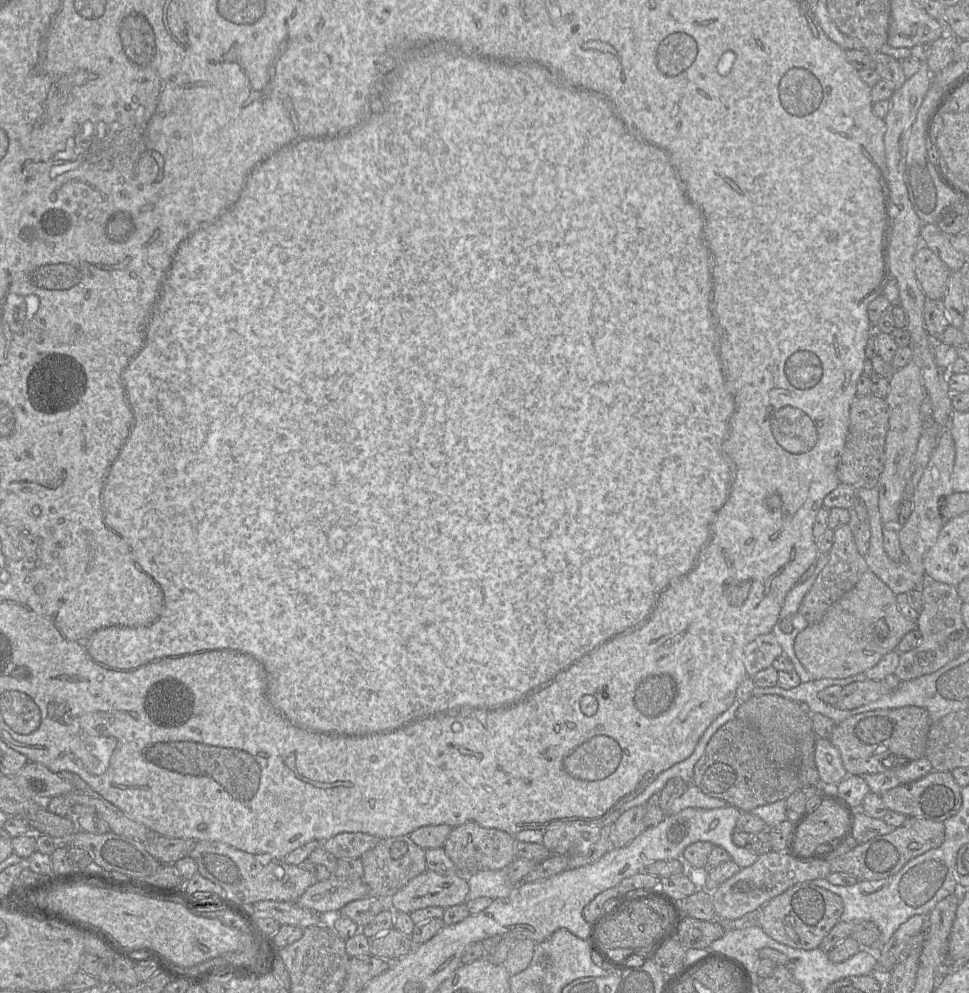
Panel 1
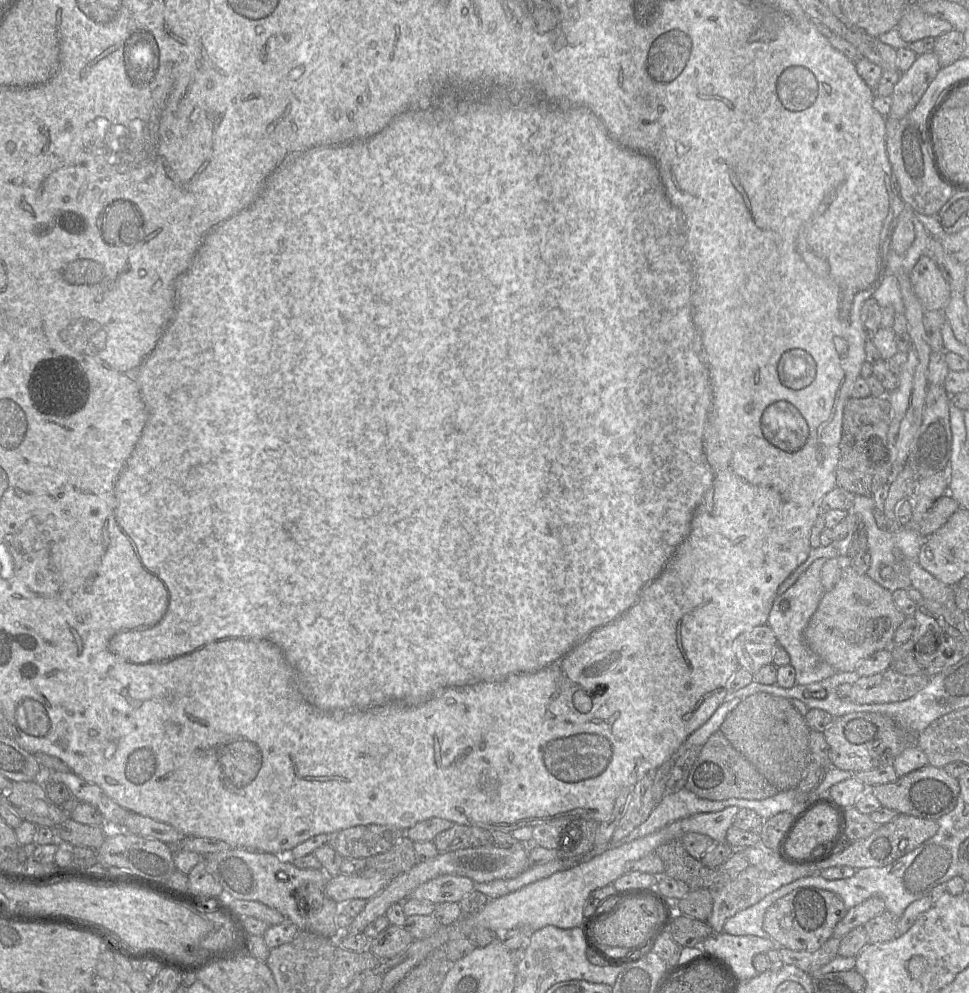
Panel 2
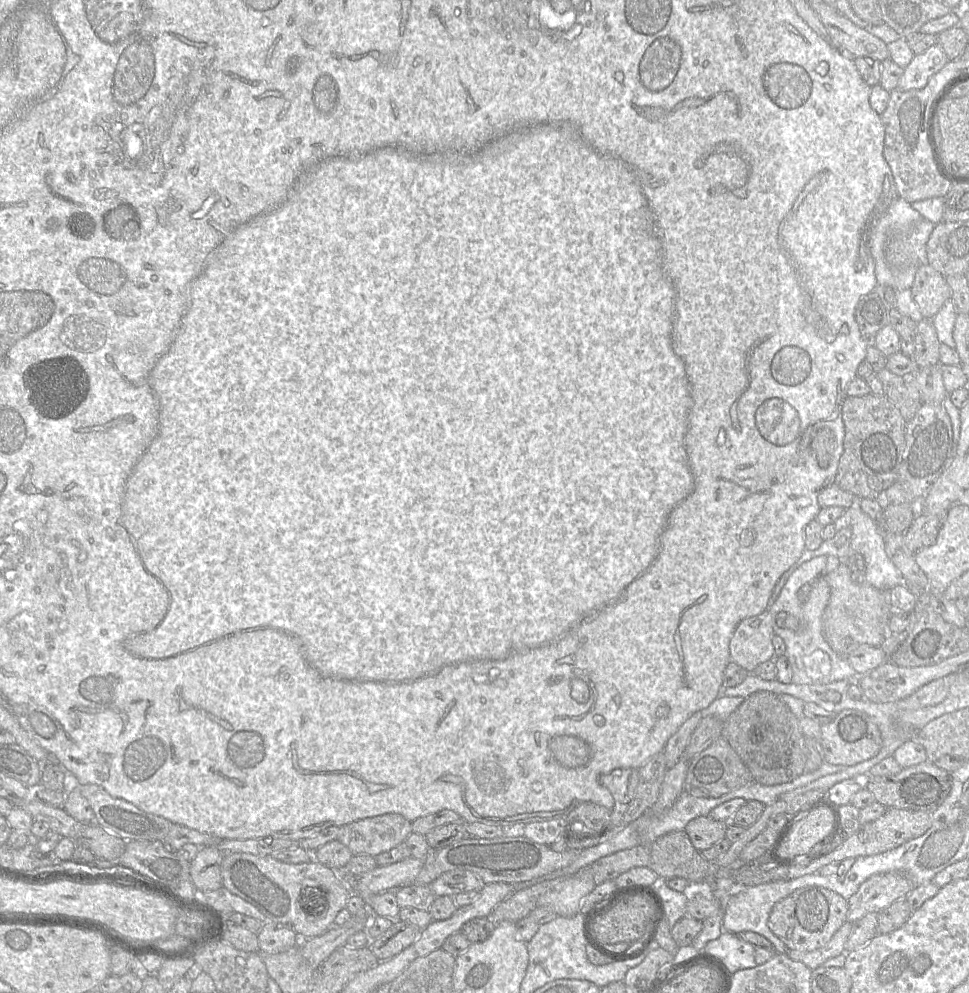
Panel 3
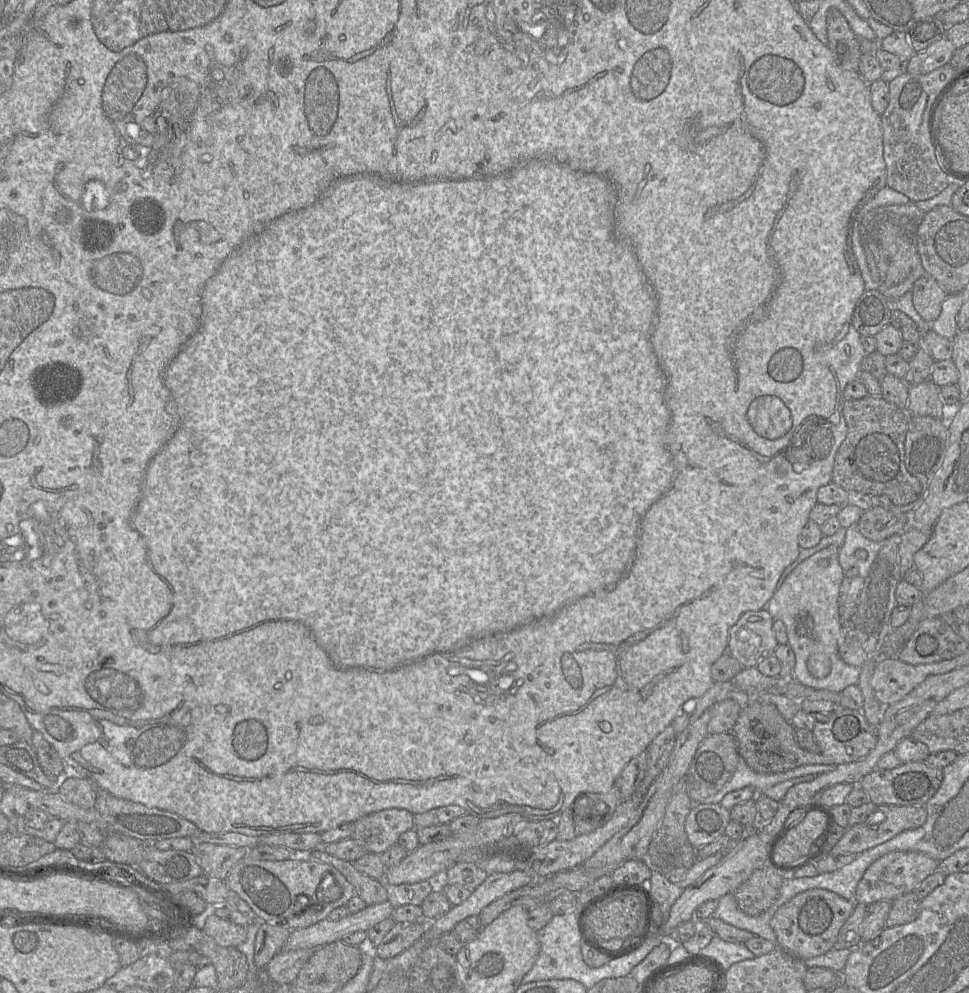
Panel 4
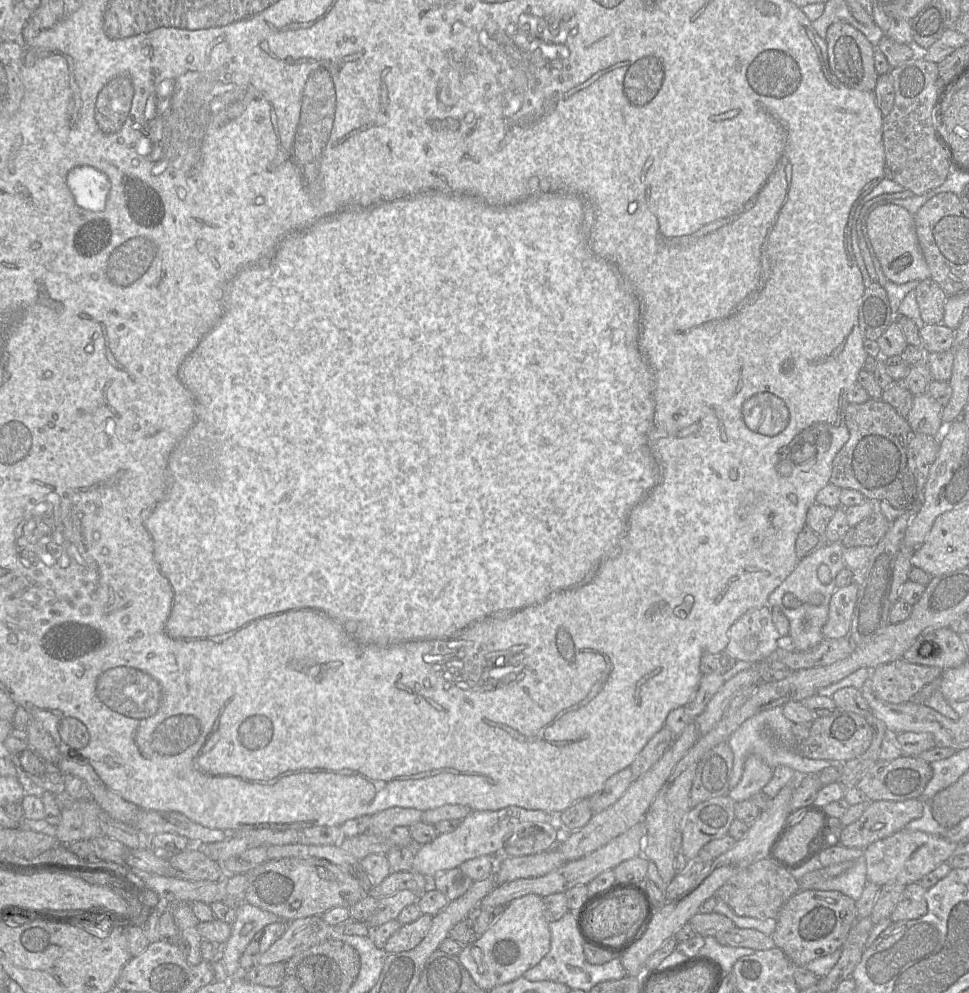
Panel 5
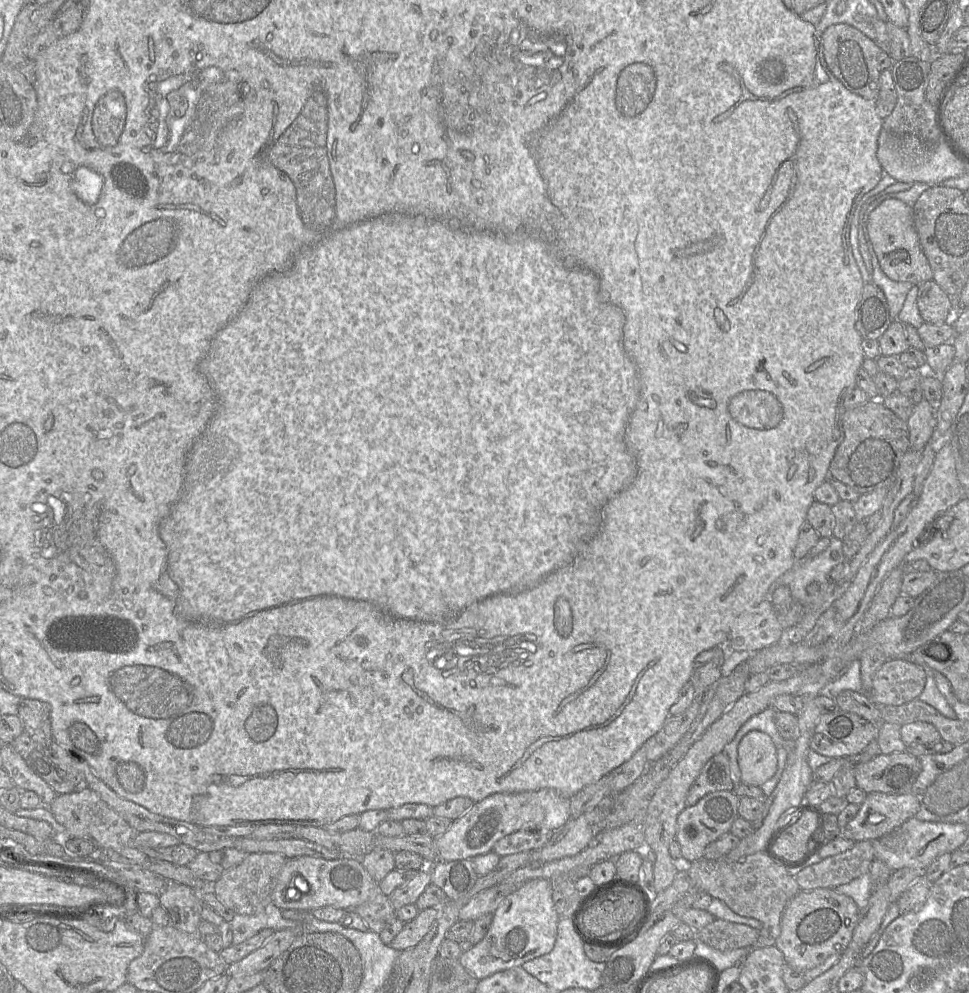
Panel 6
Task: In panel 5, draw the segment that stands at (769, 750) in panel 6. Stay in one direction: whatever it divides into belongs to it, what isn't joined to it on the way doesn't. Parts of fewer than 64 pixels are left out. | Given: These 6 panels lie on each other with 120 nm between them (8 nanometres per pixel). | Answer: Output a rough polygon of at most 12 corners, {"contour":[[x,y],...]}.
{"contour":[[750,755],[739,783],[729,791],[735,802],[762,791],[774,770]]}

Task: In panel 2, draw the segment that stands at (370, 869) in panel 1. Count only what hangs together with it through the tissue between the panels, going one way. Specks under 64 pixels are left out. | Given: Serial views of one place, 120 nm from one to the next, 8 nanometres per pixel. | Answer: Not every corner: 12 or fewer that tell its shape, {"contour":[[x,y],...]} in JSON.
{"contour":[[405,834],[388,851],[366,858],[366,868],[390,879],[416,863]]}

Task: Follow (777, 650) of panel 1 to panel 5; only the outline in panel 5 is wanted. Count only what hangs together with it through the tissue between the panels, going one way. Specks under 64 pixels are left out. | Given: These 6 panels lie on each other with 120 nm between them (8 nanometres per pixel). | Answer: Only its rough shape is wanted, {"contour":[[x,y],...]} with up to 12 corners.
{"contour":[[767,605],[728,630],[726,651],[758,663],[778,649]]}

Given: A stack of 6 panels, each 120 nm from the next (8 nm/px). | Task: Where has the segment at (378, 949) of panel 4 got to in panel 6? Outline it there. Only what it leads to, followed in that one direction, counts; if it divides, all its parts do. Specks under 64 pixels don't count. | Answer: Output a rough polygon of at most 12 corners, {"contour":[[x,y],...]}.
{"contour":[[439,907],[419,911],[390,946],[404,951],[417,945],[432,927]]}

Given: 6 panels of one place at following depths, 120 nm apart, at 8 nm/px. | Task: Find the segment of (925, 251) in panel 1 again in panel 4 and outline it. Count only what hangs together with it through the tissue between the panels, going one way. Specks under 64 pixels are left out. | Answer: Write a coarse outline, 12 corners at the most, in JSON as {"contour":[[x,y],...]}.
{"contour":[[926,272],[915,281],[913,305],[928,324],[948,294]]}

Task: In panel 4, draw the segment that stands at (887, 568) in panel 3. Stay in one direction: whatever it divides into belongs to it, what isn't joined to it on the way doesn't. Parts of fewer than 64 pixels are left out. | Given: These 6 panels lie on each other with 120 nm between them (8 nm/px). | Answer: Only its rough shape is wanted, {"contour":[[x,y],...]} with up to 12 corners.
{"contour":[[857,525],[846,529],[838,560],[866,578],[881,545]]}

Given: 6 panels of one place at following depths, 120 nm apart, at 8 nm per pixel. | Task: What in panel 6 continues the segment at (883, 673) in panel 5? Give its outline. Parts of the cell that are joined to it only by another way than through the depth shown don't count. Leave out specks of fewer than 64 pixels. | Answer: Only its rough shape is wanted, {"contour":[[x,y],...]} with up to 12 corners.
{"contour":[[889,659],[873,676],[868,696],[899,706],[918,698],[925,670]]}

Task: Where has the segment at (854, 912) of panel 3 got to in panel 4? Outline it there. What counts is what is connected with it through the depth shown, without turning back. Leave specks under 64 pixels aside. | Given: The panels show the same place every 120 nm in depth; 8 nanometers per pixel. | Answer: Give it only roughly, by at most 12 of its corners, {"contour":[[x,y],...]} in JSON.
{"contour":[[893,851],[858,882],[855,903],[893,901],[937,871],[921,852]]}

